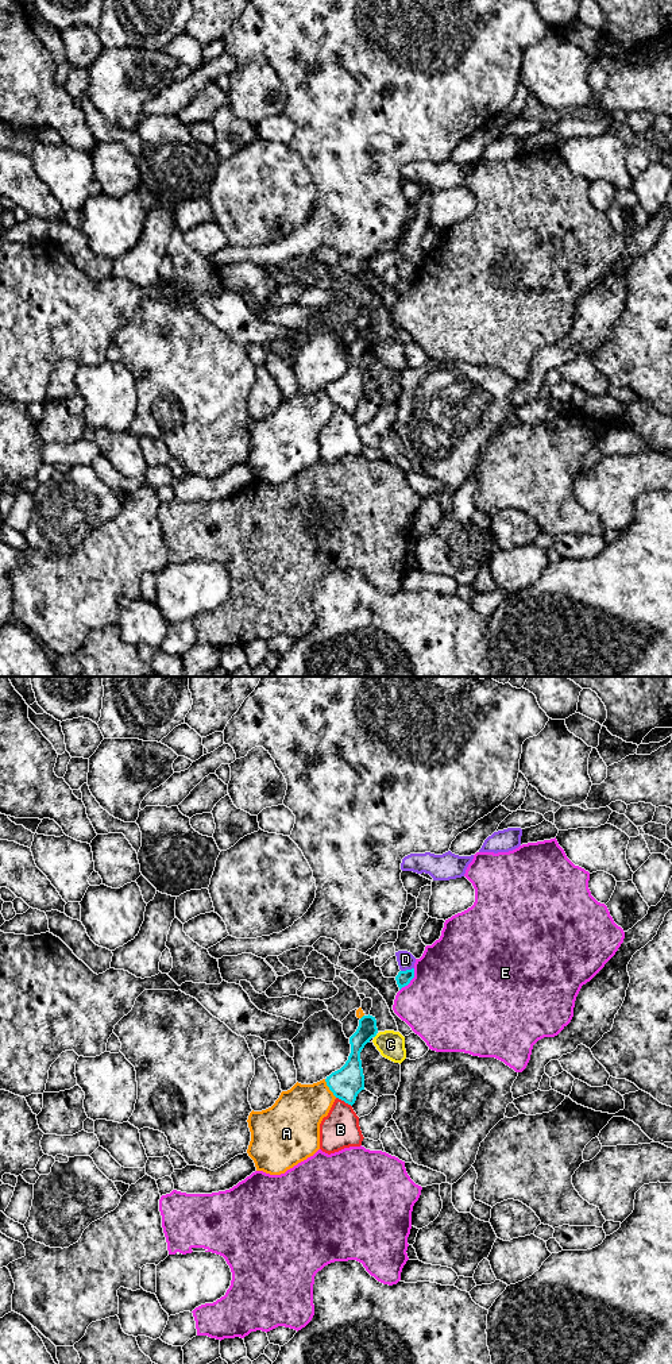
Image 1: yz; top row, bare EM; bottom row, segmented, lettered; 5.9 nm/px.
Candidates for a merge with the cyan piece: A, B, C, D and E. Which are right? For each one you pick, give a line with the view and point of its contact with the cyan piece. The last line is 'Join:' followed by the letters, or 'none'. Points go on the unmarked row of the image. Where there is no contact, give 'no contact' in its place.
Join: none

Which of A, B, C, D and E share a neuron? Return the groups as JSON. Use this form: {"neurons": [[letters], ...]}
{"neurons": [["A"], ["B"], ["C"], ["D"], ["E"]]}

